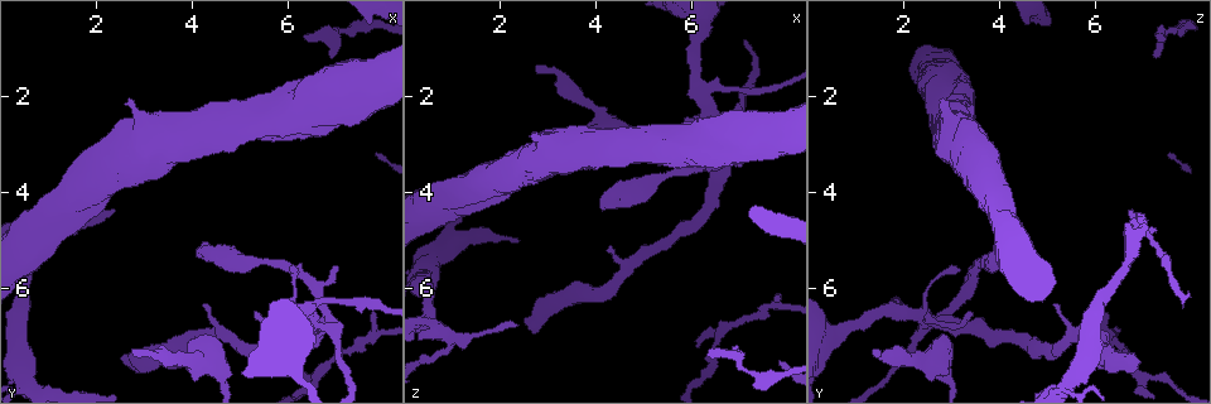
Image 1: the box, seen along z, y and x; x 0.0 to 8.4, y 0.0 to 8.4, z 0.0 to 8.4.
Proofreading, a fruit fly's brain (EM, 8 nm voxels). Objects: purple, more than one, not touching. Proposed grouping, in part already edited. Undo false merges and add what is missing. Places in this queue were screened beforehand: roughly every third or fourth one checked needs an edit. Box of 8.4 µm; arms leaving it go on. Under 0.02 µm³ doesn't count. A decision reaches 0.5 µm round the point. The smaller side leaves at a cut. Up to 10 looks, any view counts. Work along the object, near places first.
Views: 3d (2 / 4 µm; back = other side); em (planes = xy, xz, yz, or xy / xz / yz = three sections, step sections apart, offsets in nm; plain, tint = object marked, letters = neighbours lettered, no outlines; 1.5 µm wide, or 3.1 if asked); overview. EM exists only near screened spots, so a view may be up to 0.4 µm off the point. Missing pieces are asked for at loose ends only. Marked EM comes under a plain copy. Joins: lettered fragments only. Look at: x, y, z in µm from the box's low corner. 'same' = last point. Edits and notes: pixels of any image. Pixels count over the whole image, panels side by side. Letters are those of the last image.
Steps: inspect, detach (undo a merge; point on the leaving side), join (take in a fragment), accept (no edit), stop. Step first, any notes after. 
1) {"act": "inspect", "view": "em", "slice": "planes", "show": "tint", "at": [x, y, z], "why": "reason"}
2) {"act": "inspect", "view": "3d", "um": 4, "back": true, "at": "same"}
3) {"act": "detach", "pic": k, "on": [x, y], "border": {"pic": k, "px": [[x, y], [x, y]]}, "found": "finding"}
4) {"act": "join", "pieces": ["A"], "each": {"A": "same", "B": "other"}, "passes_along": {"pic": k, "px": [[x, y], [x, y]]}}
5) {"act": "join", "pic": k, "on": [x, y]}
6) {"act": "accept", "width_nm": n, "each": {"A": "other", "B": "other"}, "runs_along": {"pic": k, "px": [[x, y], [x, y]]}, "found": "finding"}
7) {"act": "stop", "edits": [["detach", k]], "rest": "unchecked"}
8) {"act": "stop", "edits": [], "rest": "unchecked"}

{"act": "inspect", "view": "3d", "um": 2, "at": [2.80, 7.25, 1.40], "why": "branch stops here"}

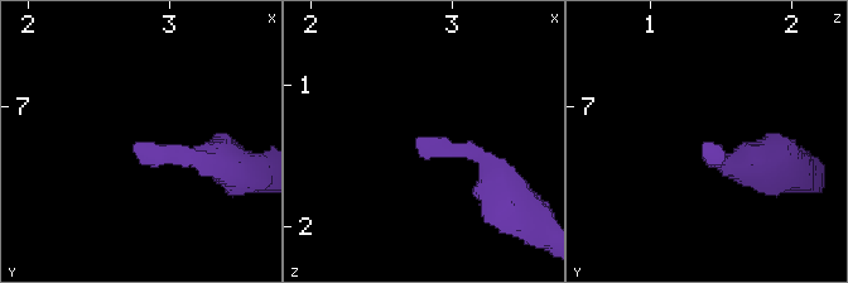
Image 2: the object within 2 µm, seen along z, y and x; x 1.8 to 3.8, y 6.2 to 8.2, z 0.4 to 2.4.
{"act": "inspect", "view": "em", "slice": "xz", "step": 8, "show": "letters", "at": [2.74, 7.26, 1.36], "why": "now the EM"}

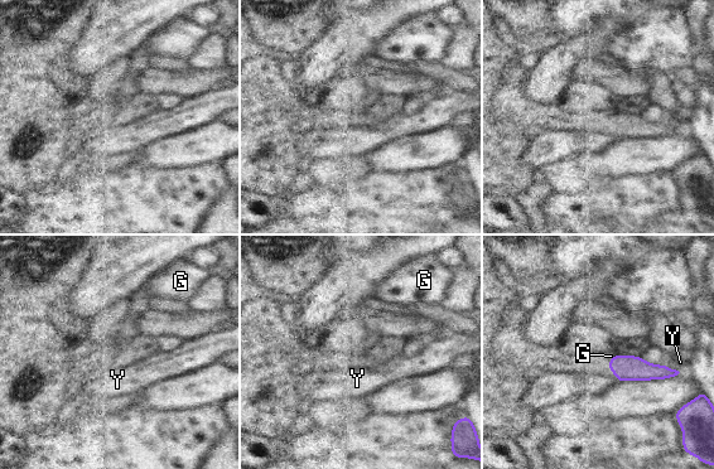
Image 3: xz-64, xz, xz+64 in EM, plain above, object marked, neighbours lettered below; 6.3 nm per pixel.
{"act": "inspect", "view": "em", "slice": "planes", "show": "letters", "at": "same"}

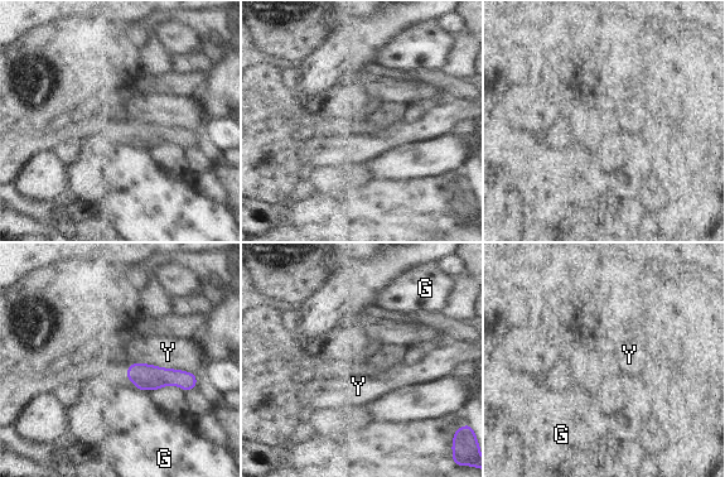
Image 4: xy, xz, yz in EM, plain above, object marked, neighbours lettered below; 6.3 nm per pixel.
{"act": "accept", "each": {"G": "other", "Y": "other"}, "border": {"pic": 4, "px": [[124, 372], [143, 362], [196, 375]]}, "found": "no lettered fragment goes on from it"}

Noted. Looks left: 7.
{"act": "inspect", "view": "em", "slice": "planes", "show": "letters", "at": [4.10, 5.15, 4.30], "why": "an open end"}

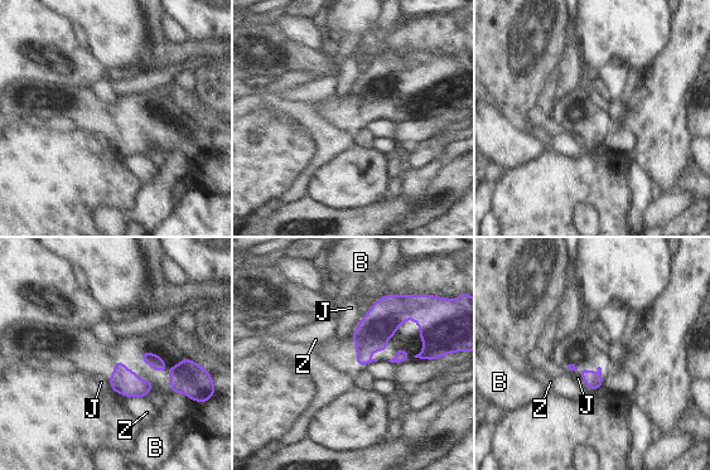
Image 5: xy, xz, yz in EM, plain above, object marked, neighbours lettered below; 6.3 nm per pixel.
{"act": "accept", "each": {"B": "other", "J": "other", "Z": "other"}, "border": {"pic": 5, "px": [[579, 376], [587, 388]]}, "found": "none of them fits"}

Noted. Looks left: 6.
{"act": "inspect", "view": "3d", "um": 4, "at": [7.85, 6.50, 6.20], "why": "free end"}

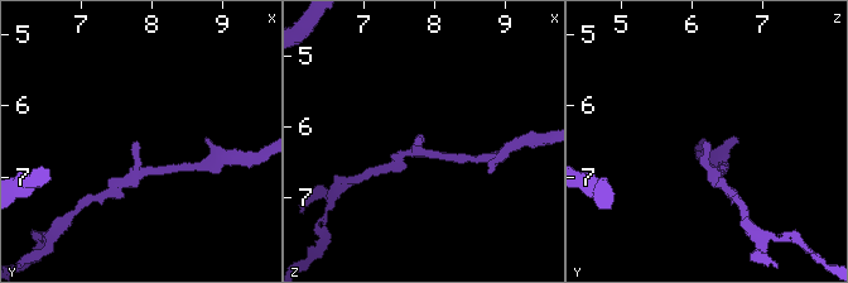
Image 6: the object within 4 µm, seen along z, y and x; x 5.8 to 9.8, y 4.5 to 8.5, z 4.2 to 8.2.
{"act": "inspect", "view": "em", "slice": "yz", "step": 8, "show": "tint", "at": [7.80, 6.55, 6.20], "why": "shape alone is not enough"}

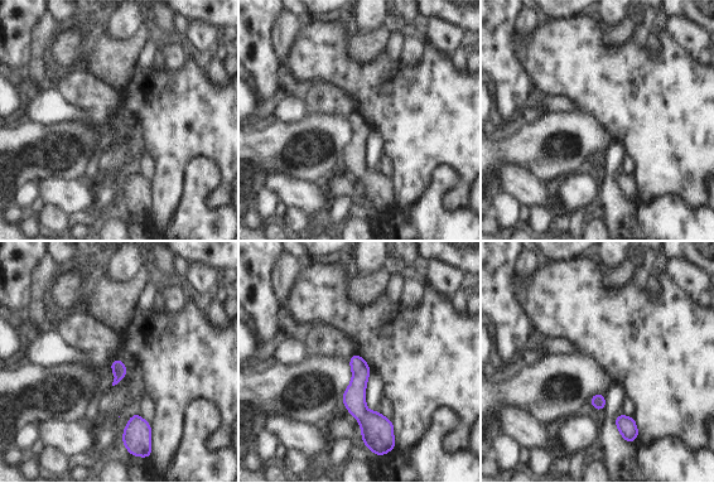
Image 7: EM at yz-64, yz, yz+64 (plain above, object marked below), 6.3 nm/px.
{"act": "inspect", "view": "em", "slice": "planes", "show": "letters", "at": "same"}

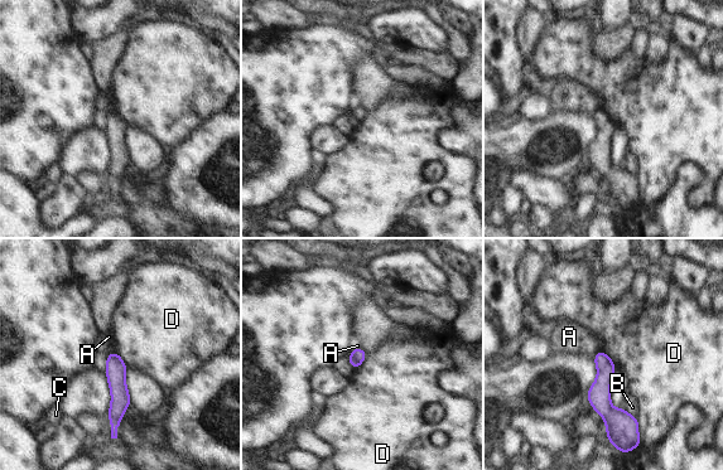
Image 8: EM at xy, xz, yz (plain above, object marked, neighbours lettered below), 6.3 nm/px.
{"act": "accept", "width_nm": 100, "each": {"A": "other", "B": "other", "C": "other", "D": "other"}, "border": {"pic": 8, "px": [[637, 417], [637, 436], [640, 440]]}, "found": "none of them fits"}

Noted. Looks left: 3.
{"act": "inspect", "view": "em", "slice": "planes", "show": "letters", "at": [7.10, 0.60, 7.75], "why": "a narrow waist"}

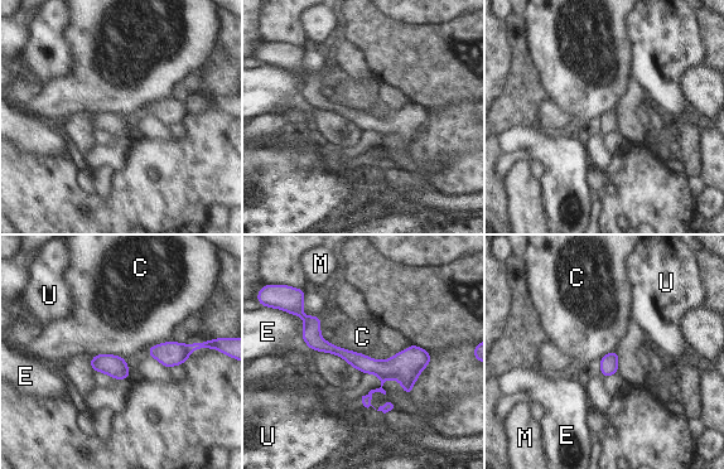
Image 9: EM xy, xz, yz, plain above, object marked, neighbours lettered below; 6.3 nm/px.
{"act": "accept", "each": {"C": "other", "E": "other", "M": "other", "U": "other"}, "runs_along": {"pic": 9, "px": [[275, 304], [290, 304], [323, 346], [401, 378]]}, "found": "one neuron here"}

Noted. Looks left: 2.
{"act": "stop", "edits": [], "rest": "unchecked"}

